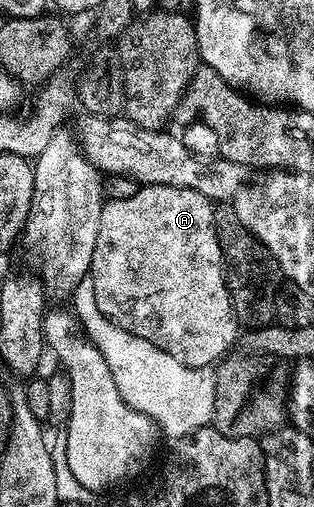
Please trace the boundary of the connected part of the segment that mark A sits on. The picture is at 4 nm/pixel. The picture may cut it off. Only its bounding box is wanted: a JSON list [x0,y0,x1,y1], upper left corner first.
[89,185,240,366]

